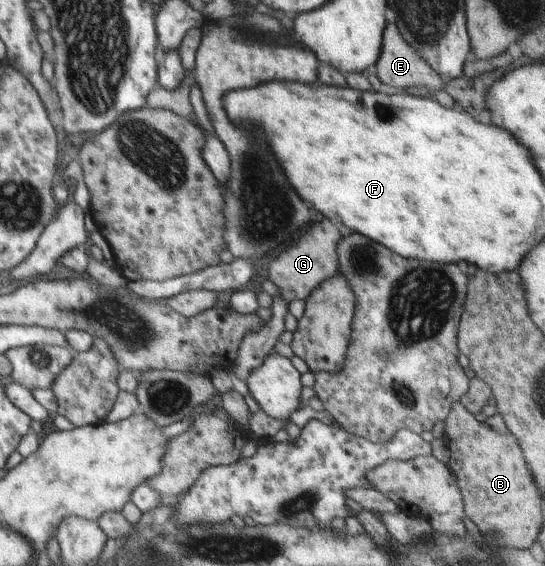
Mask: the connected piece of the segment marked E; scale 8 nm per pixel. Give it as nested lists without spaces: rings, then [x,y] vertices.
[[[387,23],[382,37],[378,61],[374,65],[376,76],[383,85],[395,89],[421,86],[429,91],[442,88],[445,80],[399,35],[395,23]]]

